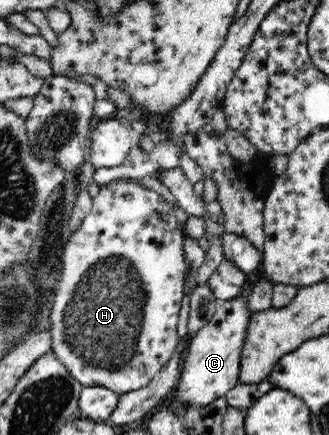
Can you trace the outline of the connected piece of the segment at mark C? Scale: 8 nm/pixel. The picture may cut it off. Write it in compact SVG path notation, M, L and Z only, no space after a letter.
M237 296L227 301L217 303L217 311L213 313L209 323L200 329L188 345L187 353L184 355L180 381L177 384L177 399L181 407L187 405L209 405L215 399L224 398L225 394L240 383L241 354L246 340L246 331L249 327L249 318L252 312L248 308L248 298Z

